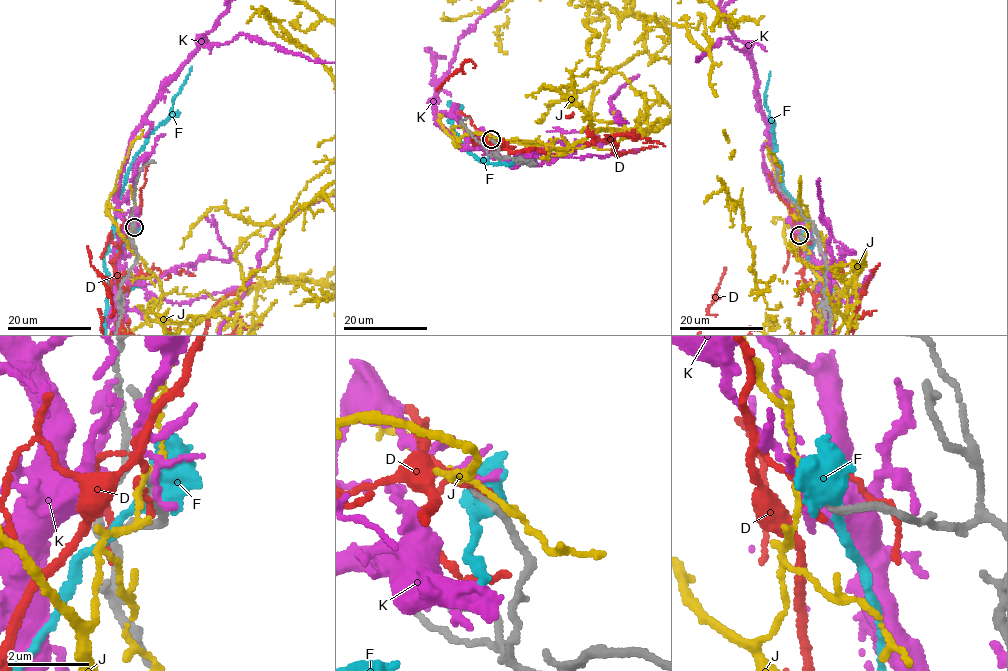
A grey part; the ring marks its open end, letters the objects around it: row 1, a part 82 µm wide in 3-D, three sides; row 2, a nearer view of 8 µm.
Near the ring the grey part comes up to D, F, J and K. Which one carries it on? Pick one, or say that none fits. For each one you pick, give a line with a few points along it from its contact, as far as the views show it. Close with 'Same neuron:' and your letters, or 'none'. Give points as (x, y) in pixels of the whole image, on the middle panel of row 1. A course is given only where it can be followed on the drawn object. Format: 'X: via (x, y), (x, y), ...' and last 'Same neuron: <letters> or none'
Same neuron: none

